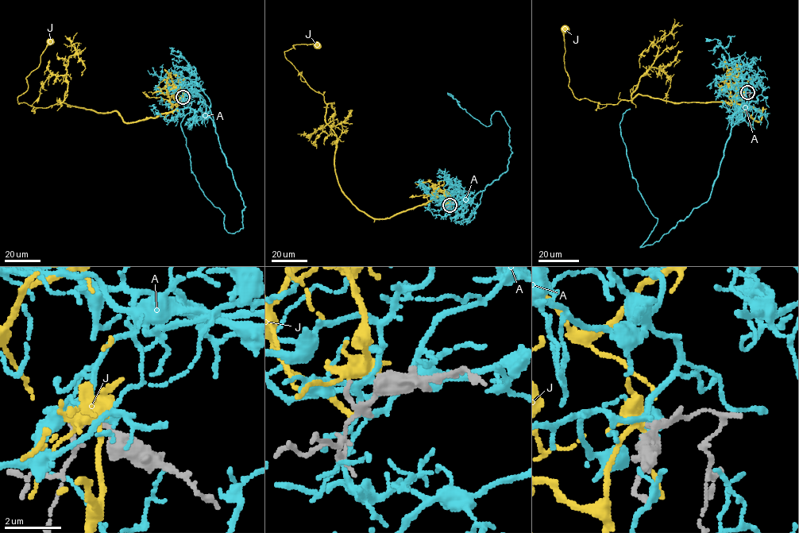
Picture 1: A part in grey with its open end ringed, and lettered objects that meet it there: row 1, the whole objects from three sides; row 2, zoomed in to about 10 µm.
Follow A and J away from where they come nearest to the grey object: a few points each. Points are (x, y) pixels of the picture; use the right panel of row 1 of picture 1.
A: (745, 93), (744, 85), (710, 197), (641, 247), (658, 219), (638, 189), (621, 136), (630, 109)
J: (744, 94), (736, 107), (758, 121), (762, 109), (730, 102), (577, 99), (565, 28)

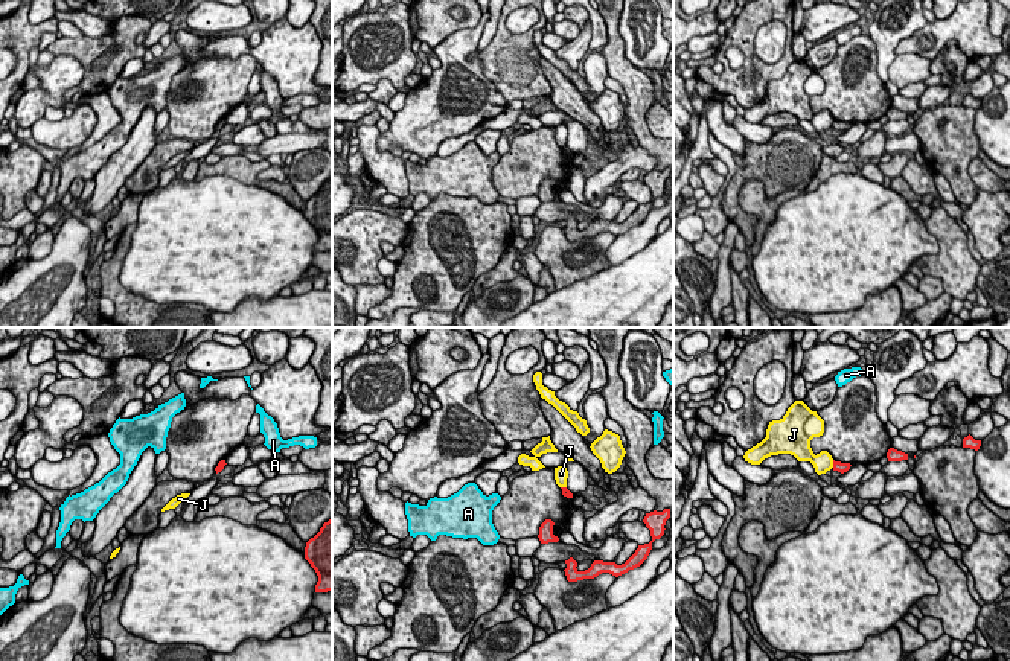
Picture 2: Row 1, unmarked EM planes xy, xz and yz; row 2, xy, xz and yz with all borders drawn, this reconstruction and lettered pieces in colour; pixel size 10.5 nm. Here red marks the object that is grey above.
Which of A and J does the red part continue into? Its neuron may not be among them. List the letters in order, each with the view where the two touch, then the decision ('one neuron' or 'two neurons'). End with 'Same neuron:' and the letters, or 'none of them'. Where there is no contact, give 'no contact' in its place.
A: no contact | two neurons
J: yz | two neurons
Same neuron: none of them

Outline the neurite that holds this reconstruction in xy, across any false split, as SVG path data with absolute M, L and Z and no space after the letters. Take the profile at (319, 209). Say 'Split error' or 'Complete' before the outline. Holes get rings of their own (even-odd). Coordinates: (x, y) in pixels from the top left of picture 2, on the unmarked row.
Complete. M332 177L306 201L305 218L318 235L315 251L332 250Z

